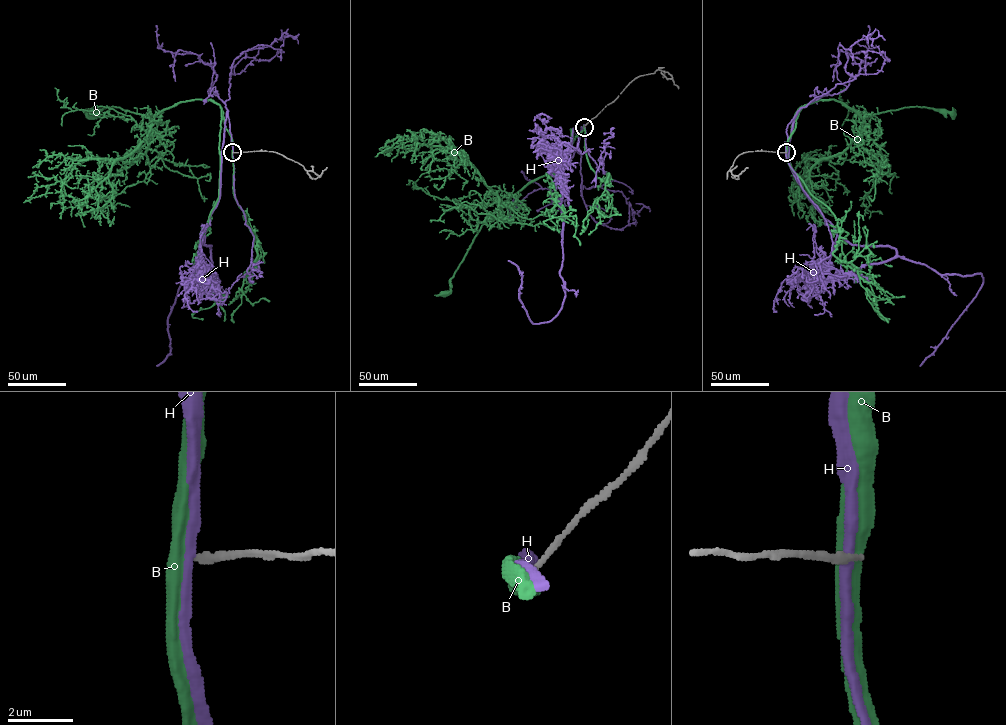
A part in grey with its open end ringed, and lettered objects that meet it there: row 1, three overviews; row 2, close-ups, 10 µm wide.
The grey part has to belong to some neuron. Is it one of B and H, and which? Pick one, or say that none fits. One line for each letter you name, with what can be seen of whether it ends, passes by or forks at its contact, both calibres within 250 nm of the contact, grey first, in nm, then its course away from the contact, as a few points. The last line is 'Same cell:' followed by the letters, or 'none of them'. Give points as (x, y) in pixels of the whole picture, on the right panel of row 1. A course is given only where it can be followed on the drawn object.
Same cell: none of them

